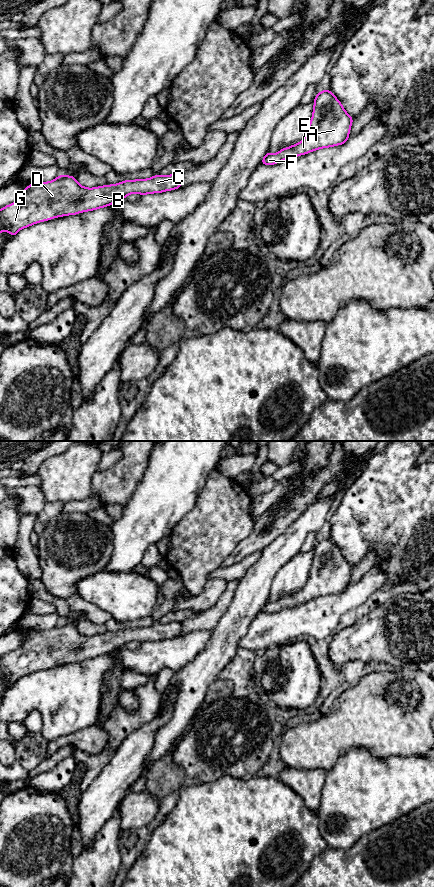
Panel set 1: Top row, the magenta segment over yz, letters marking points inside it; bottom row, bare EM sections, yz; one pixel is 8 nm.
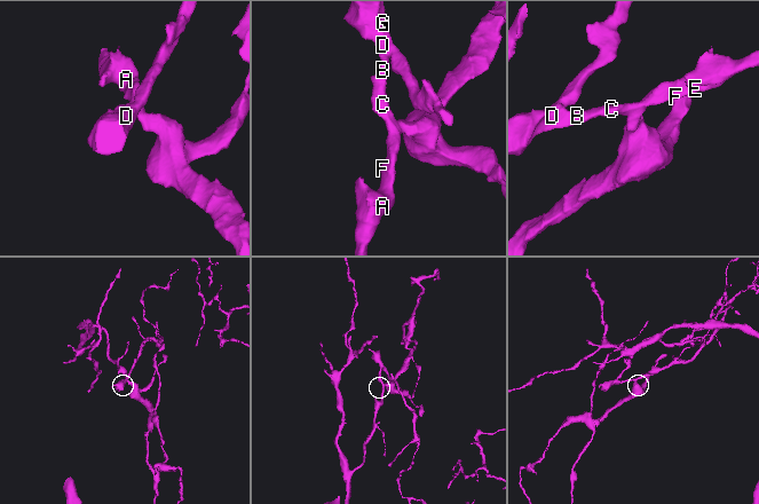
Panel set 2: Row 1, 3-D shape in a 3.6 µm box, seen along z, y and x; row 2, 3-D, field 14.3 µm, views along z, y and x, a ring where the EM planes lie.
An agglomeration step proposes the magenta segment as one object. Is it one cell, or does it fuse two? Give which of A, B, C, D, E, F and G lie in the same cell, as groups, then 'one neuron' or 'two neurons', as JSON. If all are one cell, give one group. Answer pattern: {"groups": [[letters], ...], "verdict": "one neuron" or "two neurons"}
{"groups": [["A", "B", "C", "D", "E", "F", "G"]], "verdict": "one neuron"}

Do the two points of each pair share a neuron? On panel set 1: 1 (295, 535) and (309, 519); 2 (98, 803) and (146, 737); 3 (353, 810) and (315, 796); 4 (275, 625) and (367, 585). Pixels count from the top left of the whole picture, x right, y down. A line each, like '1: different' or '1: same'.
1: same
2: same
3: different
4: same

